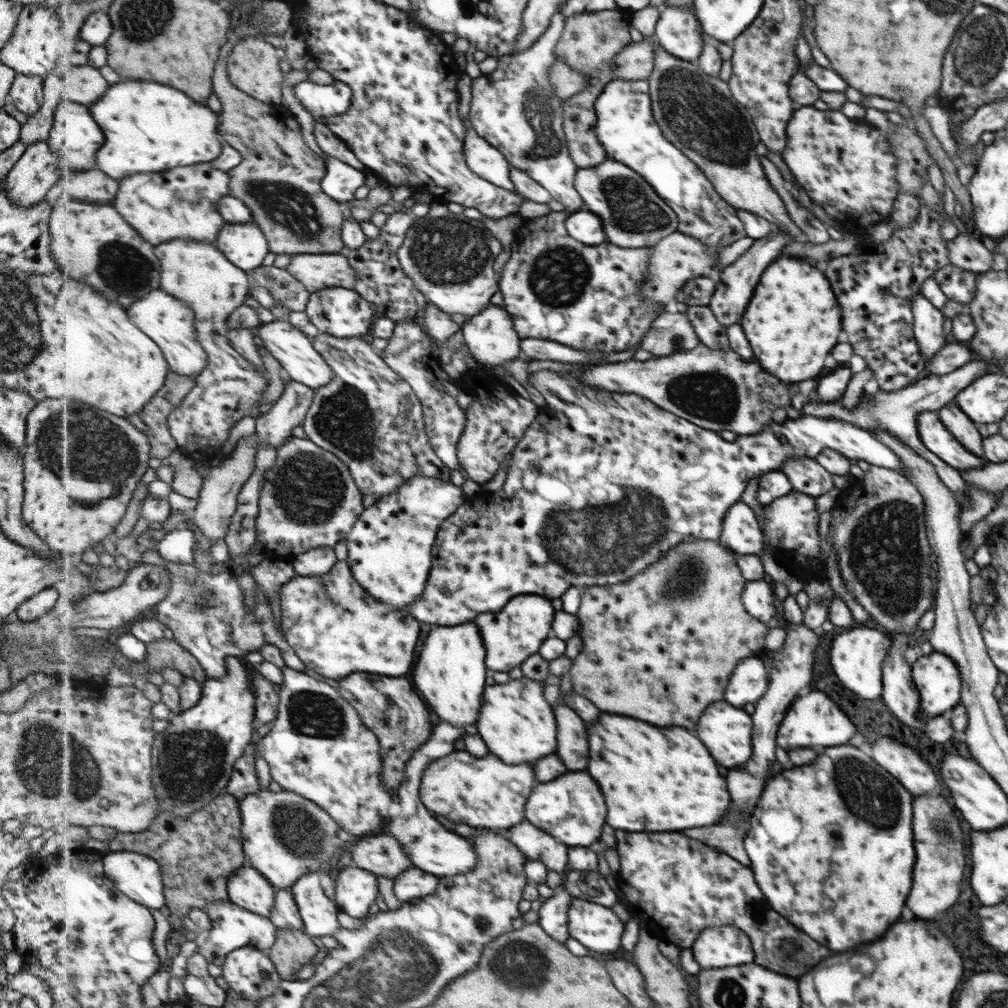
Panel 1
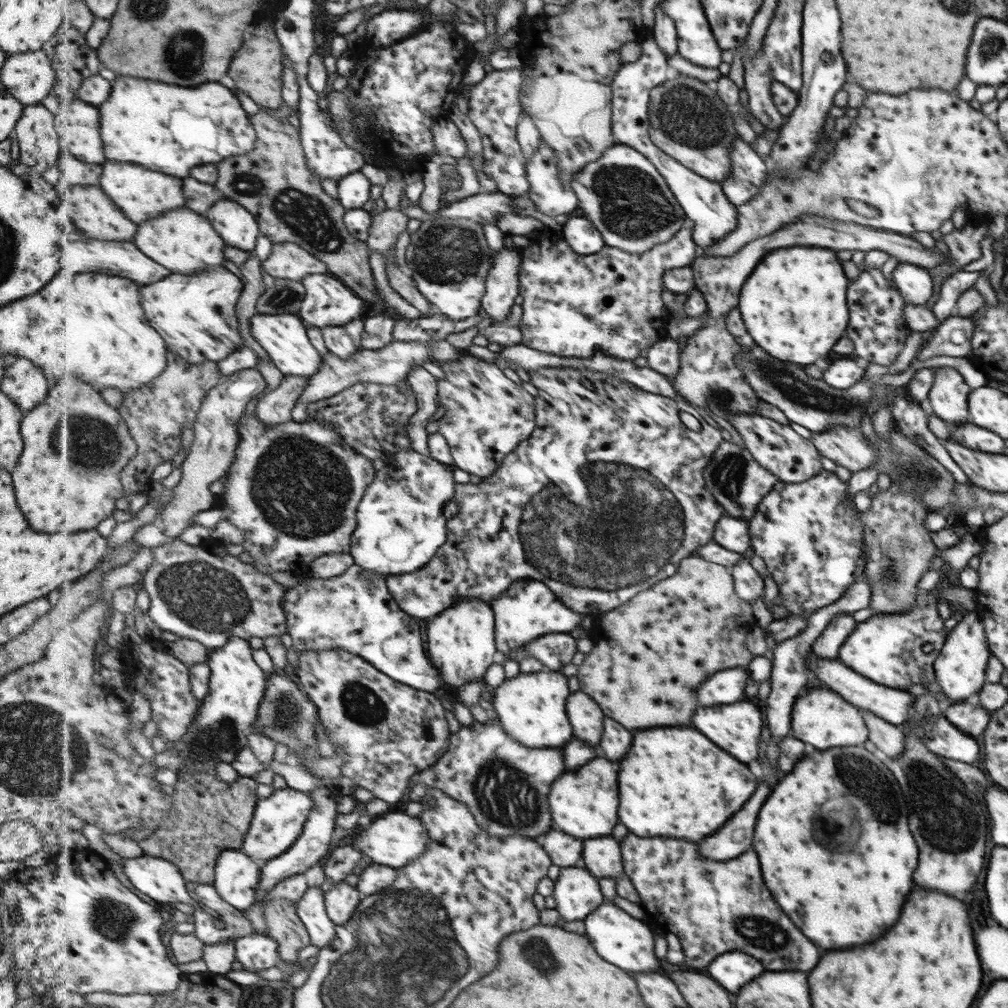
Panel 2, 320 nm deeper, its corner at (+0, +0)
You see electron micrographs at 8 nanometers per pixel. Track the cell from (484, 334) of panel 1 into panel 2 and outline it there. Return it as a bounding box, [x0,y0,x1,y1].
[482,246,524,323]

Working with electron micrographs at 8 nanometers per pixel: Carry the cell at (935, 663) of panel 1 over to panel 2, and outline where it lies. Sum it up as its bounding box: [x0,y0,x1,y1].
[932,610,989,702]

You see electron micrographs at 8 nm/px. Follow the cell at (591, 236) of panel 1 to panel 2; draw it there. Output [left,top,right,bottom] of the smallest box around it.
[563,216,607,255]

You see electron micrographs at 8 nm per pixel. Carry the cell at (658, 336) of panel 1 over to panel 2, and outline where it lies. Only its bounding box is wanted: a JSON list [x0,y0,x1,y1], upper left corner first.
[646,335,681,378]

